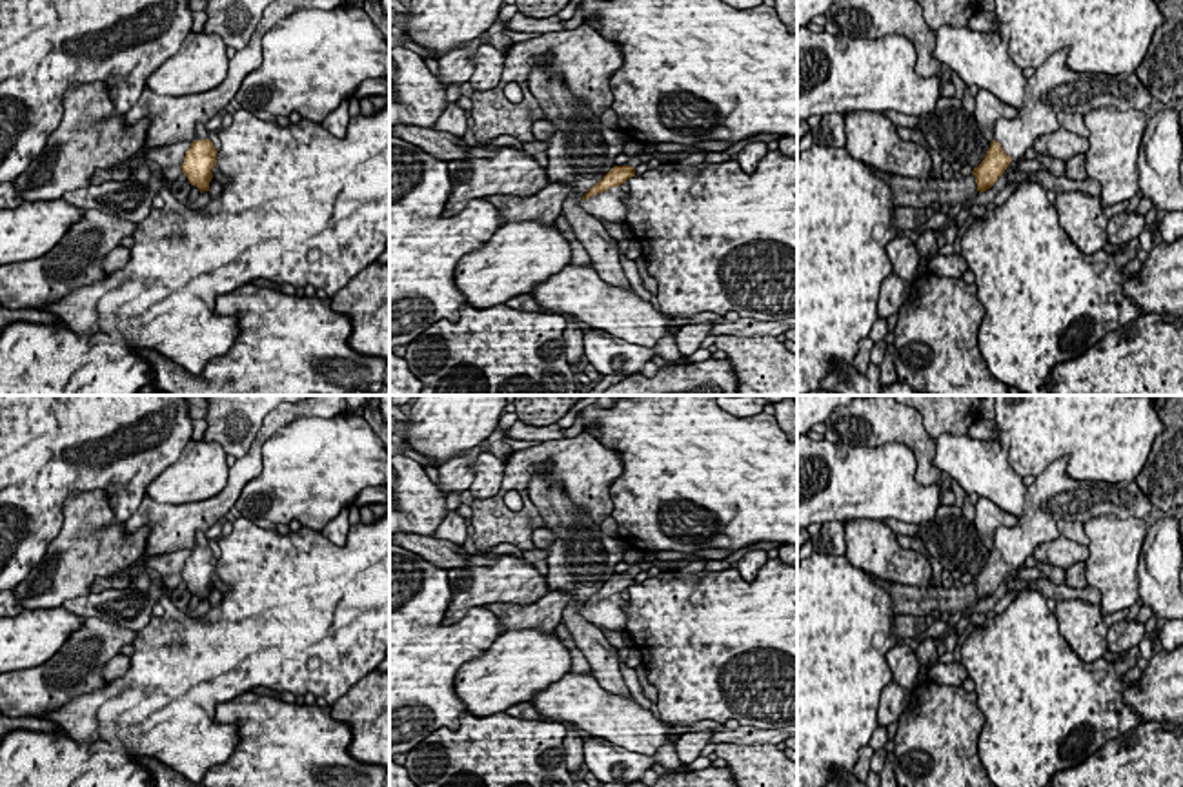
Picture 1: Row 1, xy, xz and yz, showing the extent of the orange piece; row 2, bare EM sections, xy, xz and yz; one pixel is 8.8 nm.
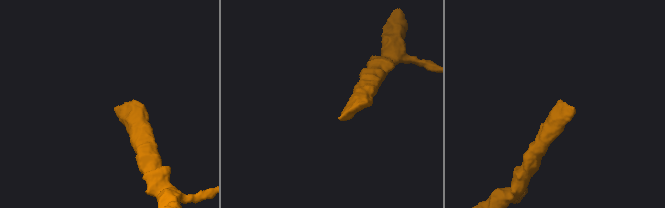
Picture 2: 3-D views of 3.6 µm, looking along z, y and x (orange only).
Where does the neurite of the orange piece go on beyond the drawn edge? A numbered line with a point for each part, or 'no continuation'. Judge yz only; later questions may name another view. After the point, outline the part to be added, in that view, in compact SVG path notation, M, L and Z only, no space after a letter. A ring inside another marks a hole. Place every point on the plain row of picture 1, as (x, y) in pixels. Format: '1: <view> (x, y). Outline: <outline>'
1: yz (1052, 494). Outline: M1068 455L1056 459L1026 486L1023 514L1012 528L999 526L994 548L1012 568L1021 568L1034 548L1059 537L1057 521L1079 512L1081 523L1097 516L1152 517L1152 501L1136 481L1077 481L1067 475Z

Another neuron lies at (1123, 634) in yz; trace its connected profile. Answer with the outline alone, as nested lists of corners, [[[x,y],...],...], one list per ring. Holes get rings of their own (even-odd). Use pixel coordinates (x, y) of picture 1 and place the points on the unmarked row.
[[[1121,619],[1108,627],[1107,649],[1114,654],[1128,652],[1141,643],[1143,636],[1143,623]]]

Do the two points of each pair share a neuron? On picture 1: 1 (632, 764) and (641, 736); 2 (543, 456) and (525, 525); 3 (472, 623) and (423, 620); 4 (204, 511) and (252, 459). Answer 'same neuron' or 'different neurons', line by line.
1: different neurons
2: same neuron
3: same neuron
4: same neuron

